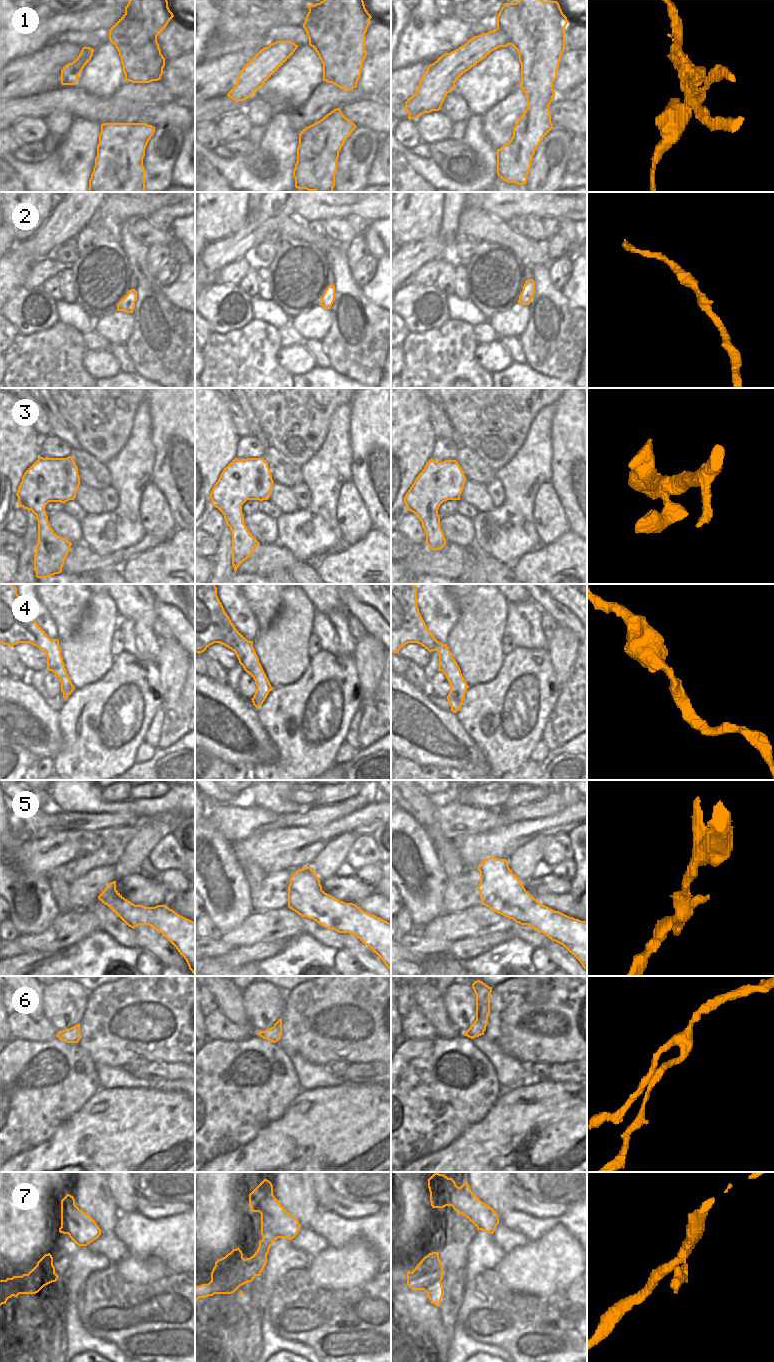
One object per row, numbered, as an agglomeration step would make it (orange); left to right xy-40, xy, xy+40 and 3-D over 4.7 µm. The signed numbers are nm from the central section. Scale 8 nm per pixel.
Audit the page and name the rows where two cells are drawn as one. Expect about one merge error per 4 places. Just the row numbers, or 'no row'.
1

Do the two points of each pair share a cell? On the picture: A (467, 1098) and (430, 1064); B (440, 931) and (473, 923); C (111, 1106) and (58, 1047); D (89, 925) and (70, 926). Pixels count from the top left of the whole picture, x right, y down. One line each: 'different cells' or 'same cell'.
A: same cell
B: same cell
C: different cells
D: same cell

